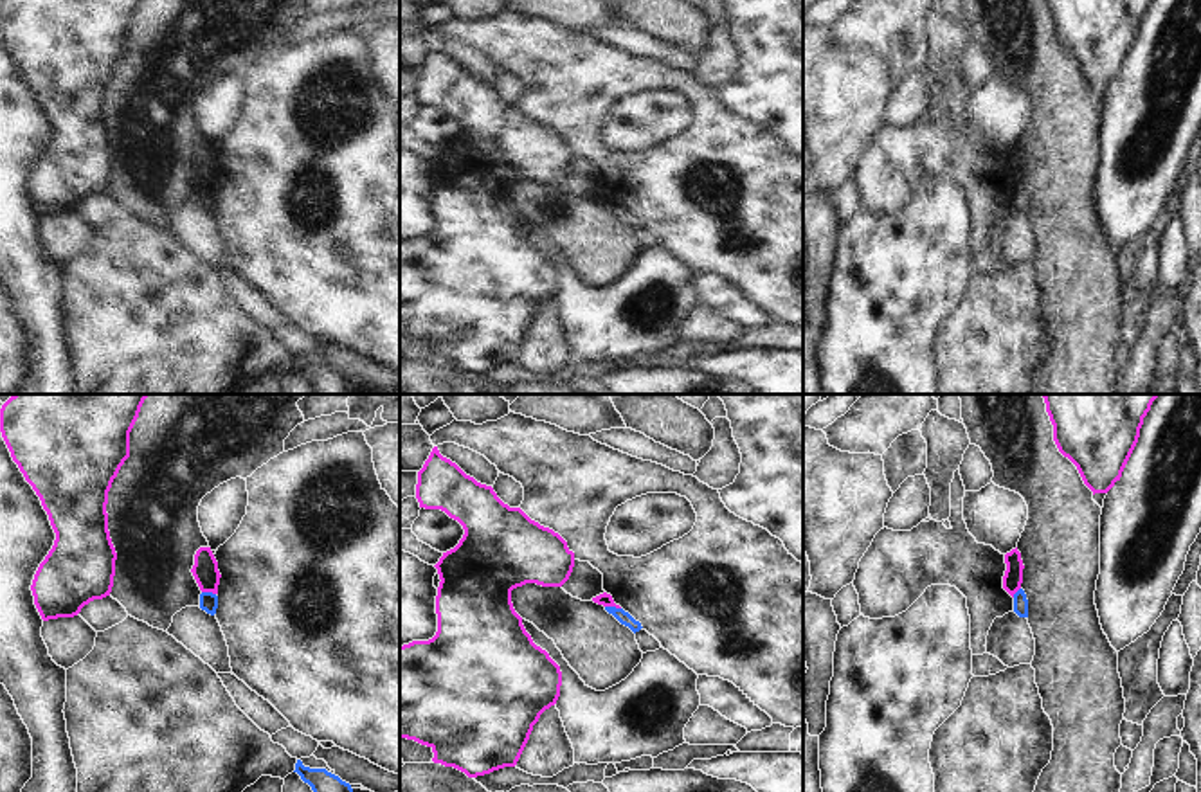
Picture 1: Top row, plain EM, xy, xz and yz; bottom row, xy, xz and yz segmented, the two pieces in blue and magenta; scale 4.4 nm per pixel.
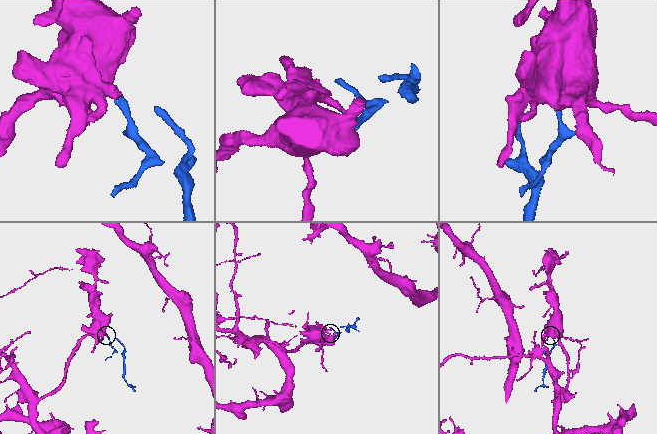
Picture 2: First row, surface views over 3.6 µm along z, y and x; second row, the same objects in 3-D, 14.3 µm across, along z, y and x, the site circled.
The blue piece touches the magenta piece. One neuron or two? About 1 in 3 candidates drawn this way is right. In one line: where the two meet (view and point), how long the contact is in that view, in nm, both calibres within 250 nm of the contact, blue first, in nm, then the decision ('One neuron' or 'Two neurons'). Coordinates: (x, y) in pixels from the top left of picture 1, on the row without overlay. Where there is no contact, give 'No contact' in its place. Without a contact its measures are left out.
Touches blue at xz (613, 204). Shared border 70 nm. Thickness 60 nm (blue) against 60 nm. Two neurons

